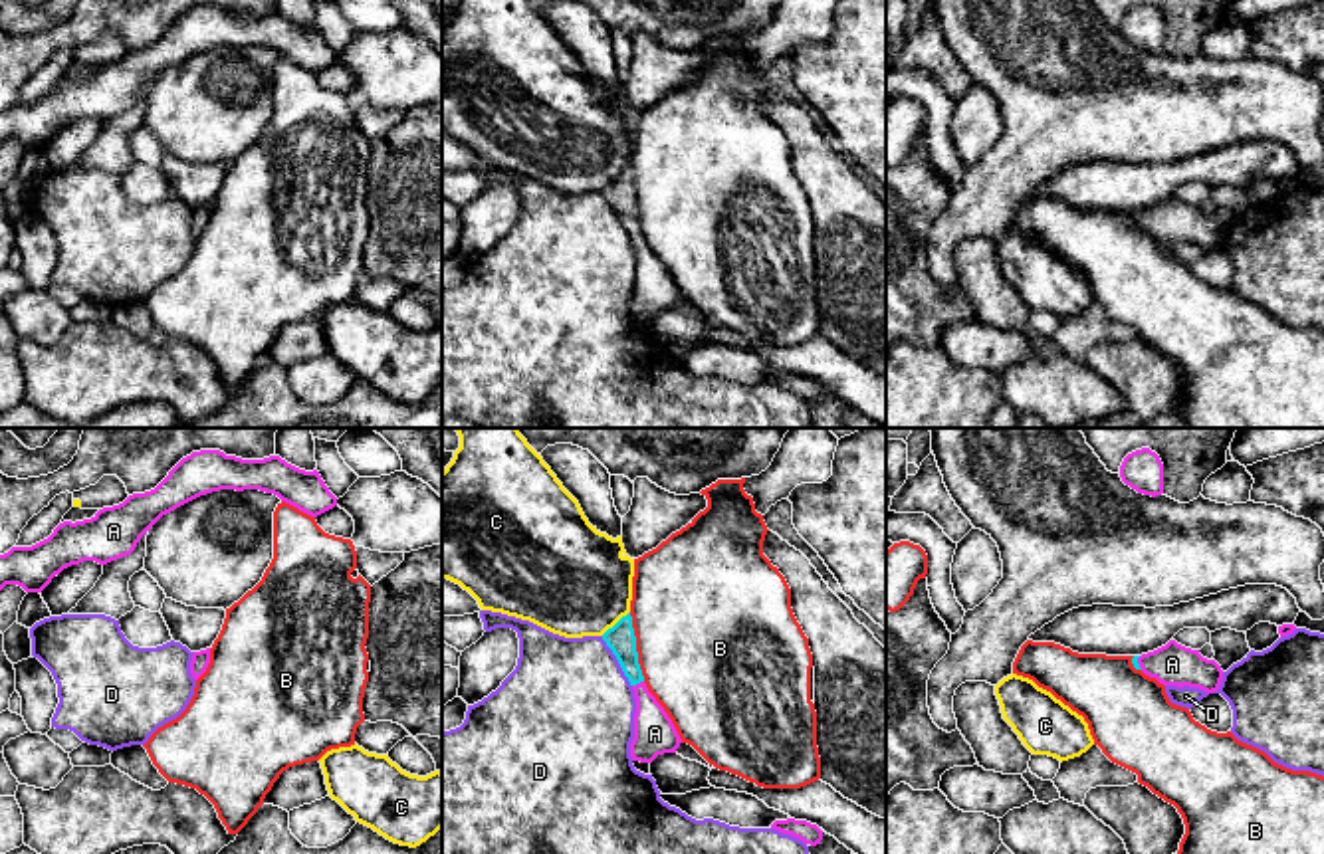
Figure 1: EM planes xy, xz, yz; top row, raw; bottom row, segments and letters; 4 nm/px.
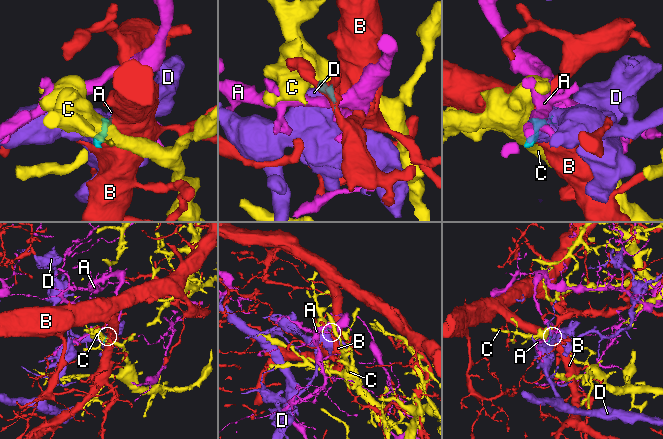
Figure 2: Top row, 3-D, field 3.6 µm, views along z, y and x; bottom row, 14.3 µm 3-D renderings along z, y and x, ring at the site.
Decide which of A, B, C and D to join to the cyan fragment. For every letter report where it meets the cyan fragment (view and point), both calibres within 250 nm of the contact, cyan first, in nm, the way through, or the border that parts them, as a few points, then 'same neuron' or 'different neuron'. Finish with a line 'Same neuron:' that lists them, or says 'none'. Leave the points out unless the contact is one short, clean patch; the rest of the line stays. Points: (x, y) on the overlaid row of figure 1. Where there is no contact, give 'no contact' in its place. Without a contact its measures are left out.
A: contact xz (637, 682); calibres 120 and 170 nm; way xz (621, 639), (637, 682), (655, 734); same neuron
B: contact xz (635, 646); calibres 120 and 480 nm; border xz (629, 613), (637, 662), (645, 680); different neuron
C: contact xz (617, 623); calibres 120 and 460 nm; border xz (629, 611), (601, 635); different neuron
D: contact xz (619, 662); calibres 120 and 480 nm; different neuron
Same neuron: A

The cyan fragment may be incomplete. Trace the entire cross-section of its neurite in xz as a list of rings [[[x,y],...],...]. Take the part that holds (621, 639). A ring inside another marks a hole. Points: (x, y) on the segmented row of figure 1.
[[[630,612],[608,628],[603,640],[616,656],[636,697],[634,739],[630,743],[632,761],[652,763],[658,755],[676,753],[682,739],[664,707],[644,684]]]

